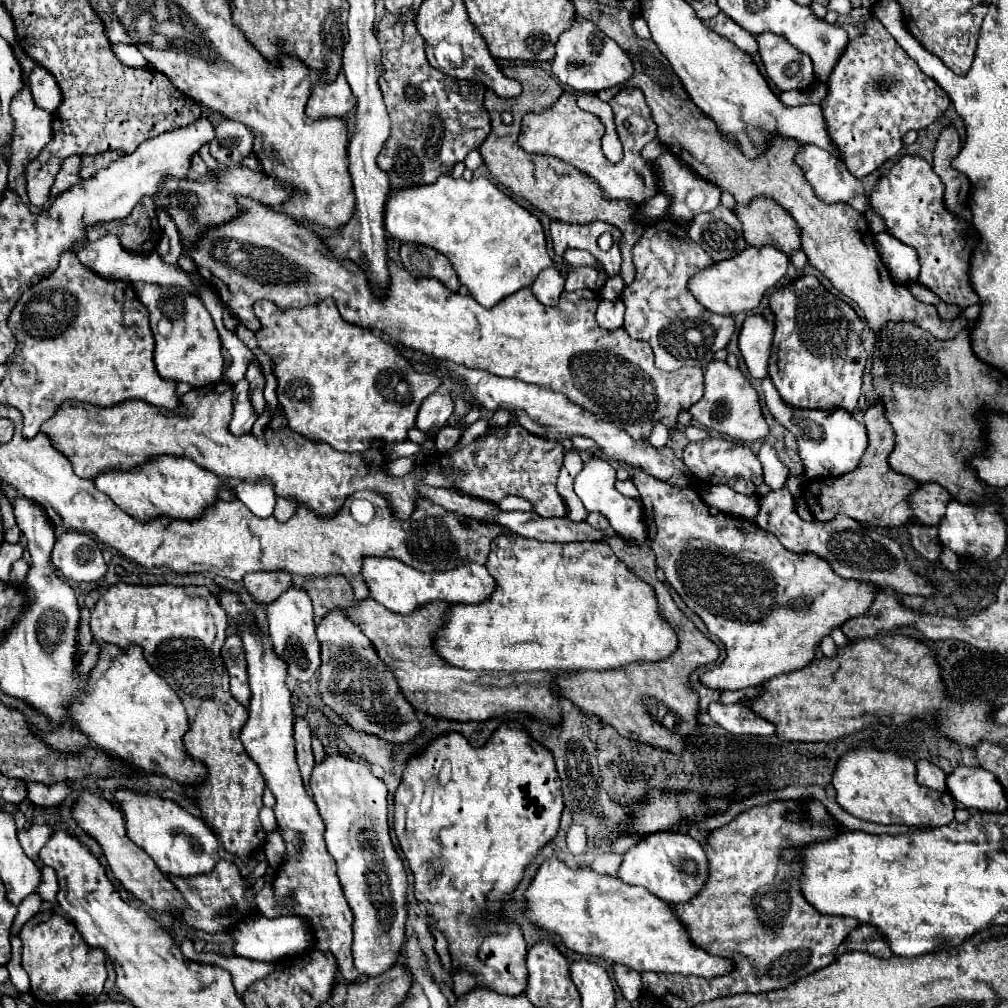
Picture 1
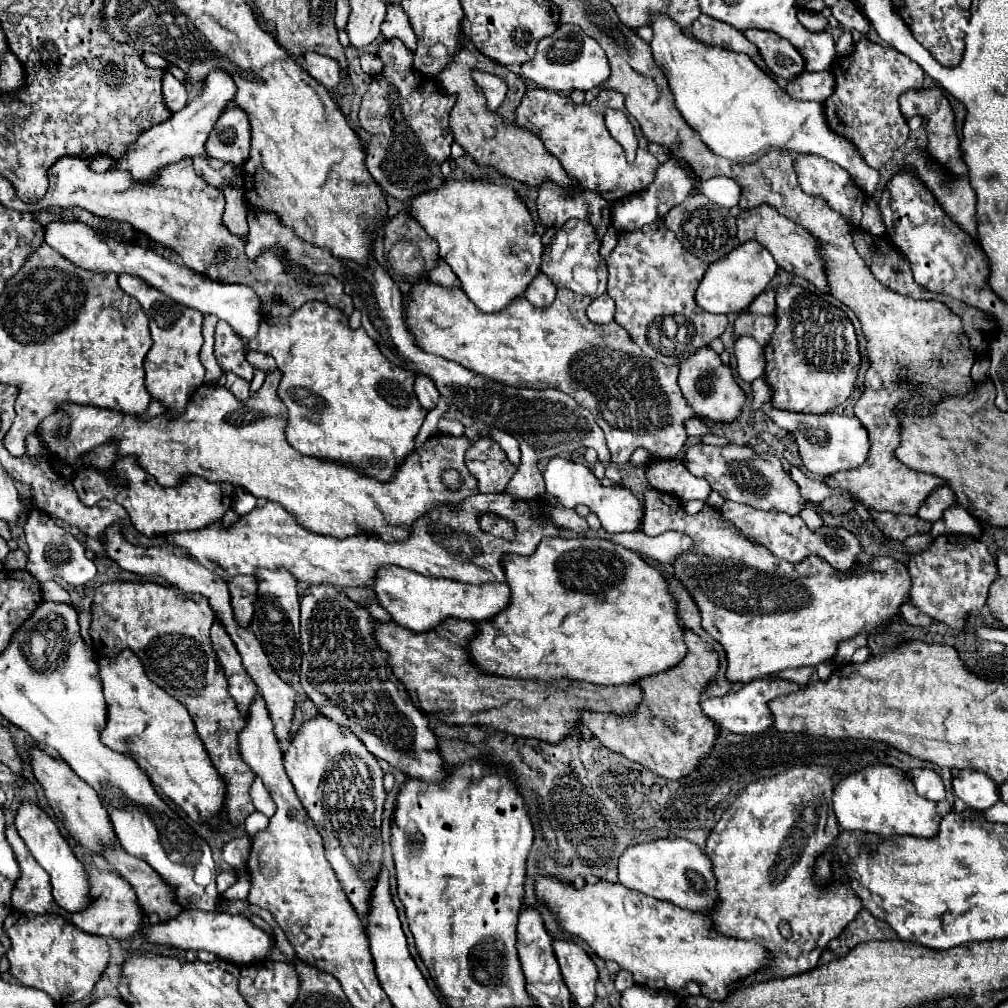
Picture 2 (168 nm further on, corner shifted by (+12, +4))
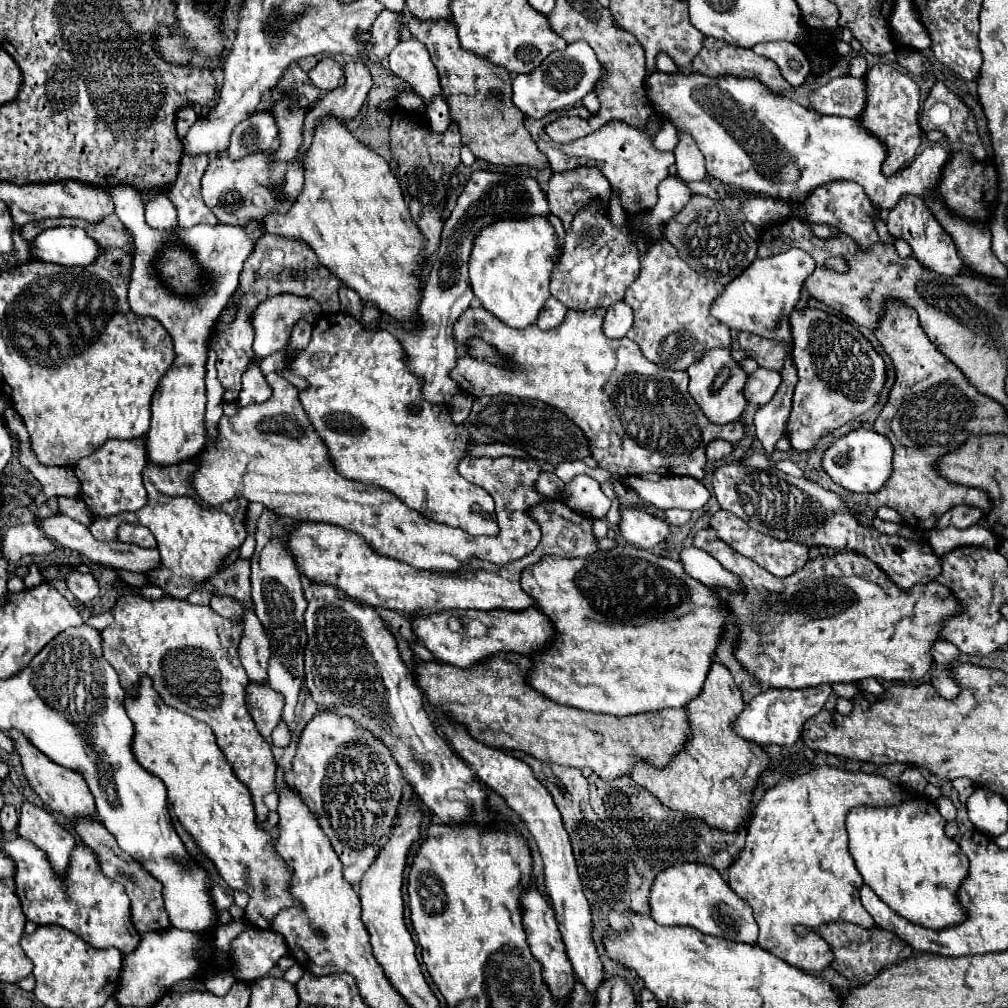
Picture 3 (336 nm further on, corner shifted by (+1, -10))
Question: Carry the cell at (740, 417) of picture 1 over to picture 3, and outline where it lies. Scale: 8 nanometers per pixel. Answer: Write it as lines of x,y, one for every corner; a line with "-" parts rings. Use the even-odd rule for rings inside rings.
713,348
707,350
697,362
693,362
687,368
691,380
689,380
689,394
695,398
703,414
715,422
715,424
727,424
735,422
743,410
745,410
745,396
743,396
743,386
747,382
747,374
741,368
739,362
731,358
731,348

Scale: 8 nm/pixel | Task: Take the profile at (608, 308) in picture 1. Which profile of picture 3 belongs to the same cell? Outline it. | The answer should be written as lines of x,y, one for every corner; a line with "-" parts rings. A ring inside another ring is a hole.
621,300
607,308
603,330
609,338
623,338
631,326
633,326
633,310
629,304

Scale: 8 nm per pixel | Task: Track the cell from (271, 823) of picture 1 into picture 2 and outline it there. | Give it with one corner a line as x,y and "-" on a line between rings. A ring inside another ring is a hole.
252,812
252,816
248,816
246,818
246,822
244,822
244,828
246,828
246,832
252,836
256,830
264,830
268,826
268,818
262,814
262,812

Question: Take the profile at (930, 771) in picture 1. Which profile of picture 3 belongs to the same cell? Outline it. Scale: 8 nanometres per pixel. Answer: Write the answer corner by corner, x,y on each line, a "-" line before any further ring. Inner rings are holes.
939,798
937,800
937,808
939,808
939,812
941,812
941,816
947,820
947,822
953,822
955,820
955,816
957,816
957,810
955,810
955,806
953,806
953,802
949,800
949,798

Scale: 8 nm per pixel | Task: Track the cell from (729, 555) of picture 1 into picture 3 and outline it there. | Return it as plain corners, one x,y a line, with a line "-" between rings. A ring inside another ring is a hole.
707,528
699,530
693,538
693,546
703,548
707,554
717,558
727,570
739,574
743,584
747,586
747,598
757,598
757,608
747,604
745,594
731,594
729,590
721,590
727,594
741,616
739,622
739,644
735,650
737,660
743,668
757,676
763,686
785,686
785,688
813,688
819,684
833,684
833,682
859,682
863,678
883,678
883,680
903,680
913,682
923,678
931,664
931,646
939,640
939,632
943,622
963,608
957,598
939,582
931,582
927,586
913,586
909,594
903,594
889,578
865,556
855,552
837,552
833,558
815,558
809,560
799,572
791,578
775,578
761,566
755,566
749,558
735,554
717,534

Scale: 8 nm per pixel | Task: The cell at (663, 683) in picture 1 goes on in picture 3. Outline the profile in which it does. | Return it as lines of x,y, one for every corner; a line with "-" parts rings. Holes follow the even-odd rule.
713,664
703,686
703,694
687,706
693,730
687,748
663,770
641,764
635,766
631,778
649,790
663,806
701,818
707,826
721,832
737,832
751,816
753,790
761,772
769,766
767,752
759,744
751,744
737,736
733,730
733,722
743,708
745,702
731,672
723,664

